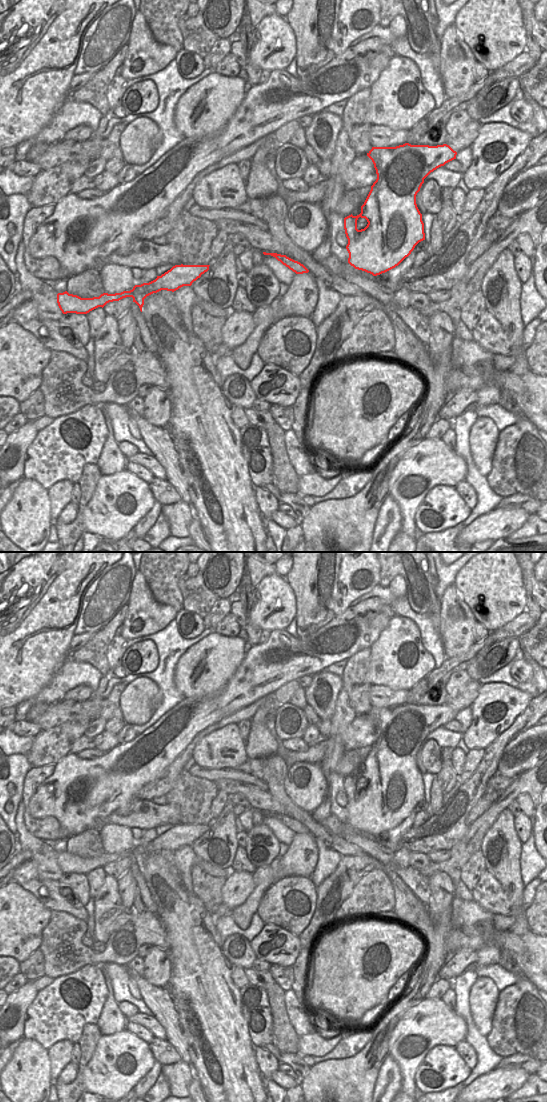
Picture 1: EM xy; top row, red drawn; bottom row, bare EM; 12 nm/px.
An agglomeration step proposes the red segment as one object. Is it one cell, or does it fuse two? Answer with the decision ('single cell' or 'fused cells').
fused cells

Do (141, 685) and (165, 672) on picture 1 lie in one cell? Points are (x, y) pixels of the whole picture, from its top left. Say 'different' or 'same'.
different

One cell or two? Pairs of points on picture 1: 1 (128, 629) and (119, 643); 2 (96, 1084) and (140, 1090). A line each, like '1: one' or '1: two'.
1: two
2: two

